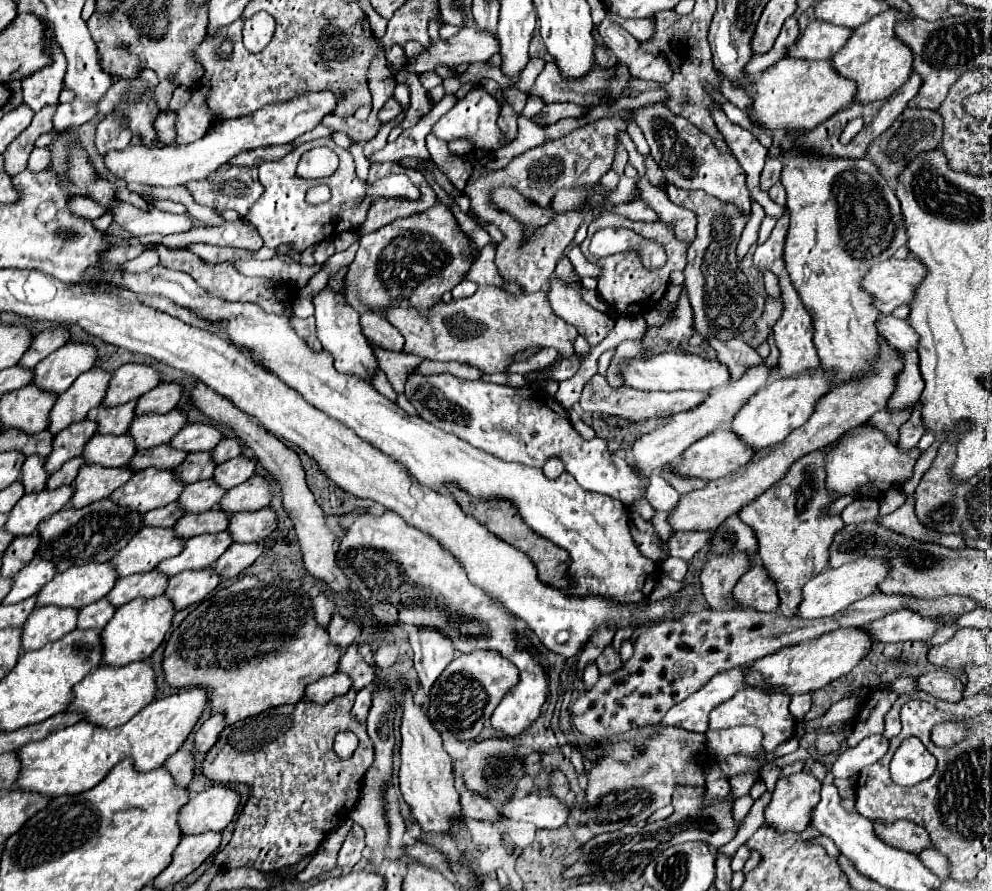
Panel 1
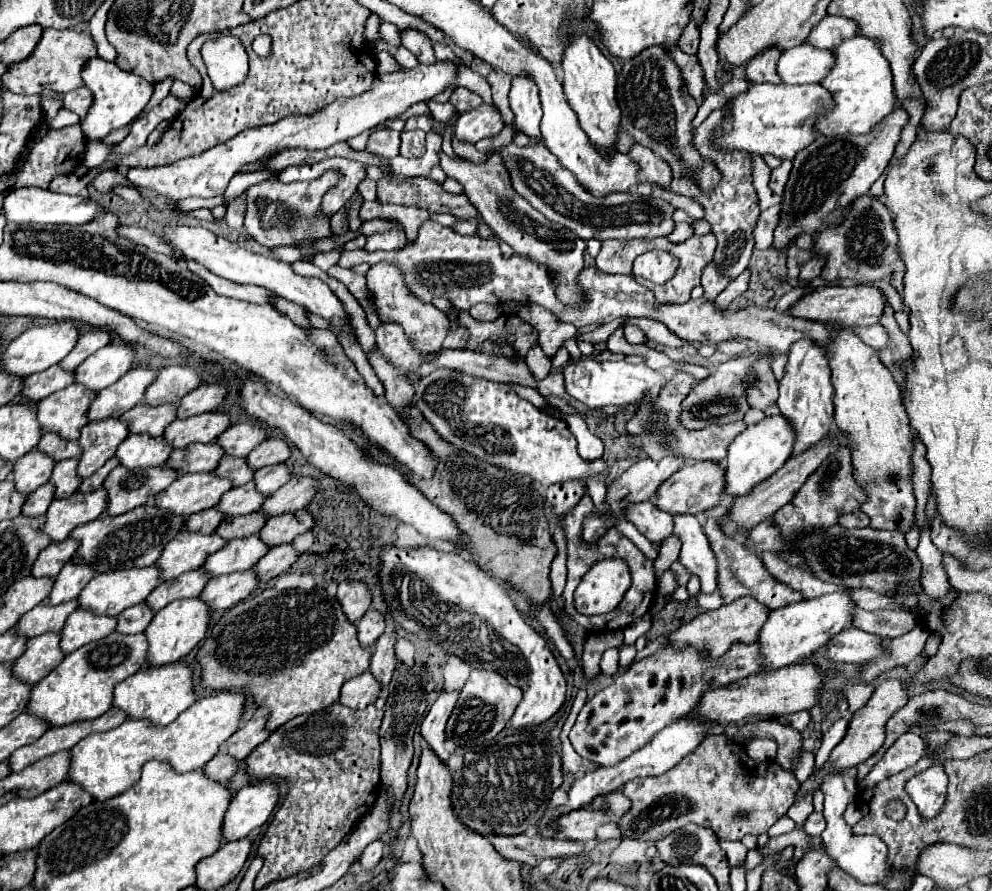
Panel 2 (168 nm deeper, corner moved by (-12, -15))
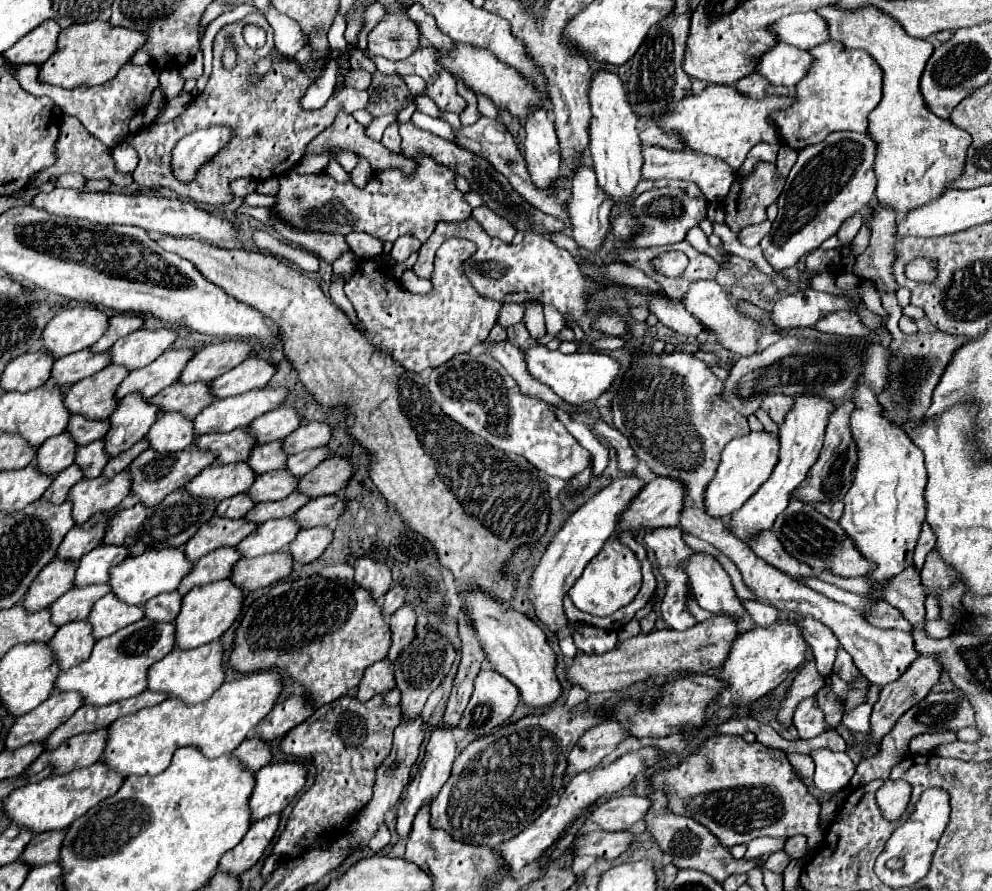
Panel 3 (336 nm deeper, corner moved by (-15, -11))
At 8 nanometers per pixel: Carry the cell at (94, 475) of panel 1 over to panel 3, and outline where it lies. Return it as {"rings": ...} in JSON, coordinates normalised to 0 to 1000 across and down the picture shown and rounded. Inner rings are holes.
{"rings":[[[145,505],[129,525],[127,530],[133,534],[133,554],[141,559],[145,568],[157,568],[165,561],[171,552],[181,550],[190,539],[198,534],[198,530],[206,527],[216,519],[218,510],[212,505],[183,505],[183,507],[167,507],[159,510],[155,505]]]}

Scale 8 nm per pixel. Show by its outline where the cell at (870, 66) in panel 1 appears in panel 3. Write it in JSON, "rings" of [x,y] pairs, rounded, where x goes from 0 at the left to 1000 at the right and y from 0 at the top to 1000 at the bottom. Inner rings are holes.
{"rings":[[[835,45],[817,58],[821,63],[821,74],[817,83],[800,99],[802,114],[796,121],[778,128],[790,162],[800,168],[823,162],[823,157],[831,157],[843,146],[873,148],[875,128],[883,121],[883,117],[887,117],[889,108],[887,74],[879,67],[879,63],[873,63],[873,58],[853,54],[843,45]]]}

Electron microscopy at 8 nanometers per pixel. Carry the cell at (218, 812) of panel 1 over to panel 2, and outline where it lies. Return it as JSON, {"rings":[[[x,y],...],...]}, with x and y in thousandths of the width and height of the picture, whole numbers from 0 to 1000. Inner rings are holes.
{"rings":[[[263,875],[241,887],[227,914],[227,943],[247,941],[253,932],[263,929],[271,920],[279,900],[281,887],[273,875]]]}

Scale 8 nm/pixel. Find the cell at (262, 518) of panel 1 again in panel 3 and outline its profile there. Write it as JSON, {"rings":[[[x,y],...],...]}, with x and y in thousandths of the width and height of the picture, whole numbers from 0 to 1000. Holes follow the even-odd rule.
{"rings":[[[341,554],[321,557],[321,559],[313,561],[306,570],[302,570],[294,579],[294,584],[298,584],[298,588],[302,593],[331,590],[331,588],[335,588],[343,579],[345,572],[347,572],[347,561]]]}

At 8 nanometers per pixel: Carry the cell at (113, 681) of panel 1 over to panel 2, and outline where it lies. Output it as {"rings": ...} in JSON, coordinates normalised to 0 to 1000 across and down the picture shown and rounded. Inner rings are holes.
{"rings":[[[184,741],[174,743],[174,745],[166,745],[166,747],[160,747],[160,750],[148,747],[142,754],[130,759],[122,768],[118,768],[116,788],[114,788],[114,792],[126,797],[132,808],[148,806],[148,808],[152,808],[158,815],[168,815],[182,799],[193,795],[195,790],[197,790],[195,752]]]}

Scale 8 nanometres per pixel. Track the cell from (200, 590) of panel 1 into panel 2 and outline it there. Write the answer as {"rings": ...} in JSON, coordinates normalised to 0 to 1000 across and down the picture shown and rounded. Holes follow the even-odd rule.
{"rings":[[[257,640],[225,644],[213,649],[213,653],[207,658],[207,664],[201,671],[207,673],[213,685],[227,685],[247,673],[253,664],[259,662],[259,658],[261,649]]]}

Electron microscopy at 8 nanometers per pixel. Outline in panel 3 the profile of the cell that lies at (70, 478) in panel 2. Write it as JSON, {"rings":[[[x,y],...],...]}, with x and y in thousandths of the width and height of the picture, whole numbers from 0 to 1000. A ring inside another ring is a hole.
{"rings":[[[93,496],[87,501],[81,501],[77,507],[77,516],[75,521],[83,527],[85,536],[99,536],[103,525],[107,523],[109,512],[105,510],[105,496]]]}

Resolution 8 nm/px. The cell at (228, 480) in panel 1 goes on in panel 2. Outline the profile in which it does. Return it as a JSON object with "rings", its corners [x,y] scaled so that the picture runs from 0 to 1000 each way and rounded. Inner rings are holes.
{"rings":[[[277,521],[277,523],[267,523],[257,530],[257,543],[263,554],[275,554],[279,548],[287,545],[293,539],[293,527],[289,521]]]}

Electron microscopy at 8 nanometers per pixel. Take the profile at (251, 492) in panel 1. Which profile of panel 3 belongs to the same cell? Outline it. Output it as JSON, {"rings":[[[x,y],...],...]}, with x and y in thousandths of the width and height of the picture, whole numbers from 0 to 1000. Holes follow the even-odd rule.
{"rings":[[[335,512],[321,521],[315,530],[306,532],[300,539],[298,552],[308,554],[310,559],[321,559],[327,554],[341,554],[355,534],[355,523],[351,514]]]}

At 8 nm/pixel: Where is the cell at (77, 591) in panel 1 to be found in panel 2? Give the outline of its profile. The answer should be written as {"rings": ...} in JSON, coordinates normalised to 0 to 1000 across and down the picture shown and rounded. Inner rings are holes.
{"rings":[[[146,635],[146,637],[126,637],[126,640],[118,640],[118,642],[106,642],[96,646],[86,662],[82,664],[82,669],[78,673],[82,673],[82,682],[92,682],[98,689],[106,689],[106,691],[118,691],[120,687],[124,687],[126,682],[132,682],[136,678],[142,678],[148,673],[148,669],[162,655],[160,651],[160,637],[154,635]]]}

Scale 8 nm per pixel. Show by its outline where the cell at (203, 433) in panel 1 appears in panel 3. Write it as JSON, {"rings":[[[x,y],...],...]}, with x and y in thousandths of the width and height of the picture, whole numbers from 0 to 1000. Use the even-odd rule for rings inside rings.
{"rings":[[[278,458],[276,462],[268,462],[260,467],[250,483],[258,489],[258,498],[270,498],[274,494],[282,494],[296,485],[304,476],[304,469],[298,465],[296,458]]]}

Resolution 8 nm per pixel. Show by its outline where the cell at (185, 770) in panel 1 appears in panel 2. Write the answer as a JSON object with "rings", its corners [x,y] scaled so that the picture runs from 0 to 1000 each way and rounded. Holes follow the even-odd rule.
{"rings":[[[225,844],[225,846],[219,846],[205,864],[215,875],[231,878],[237,871],[237,866],[239,866],[239,853],[233,846]]]}

